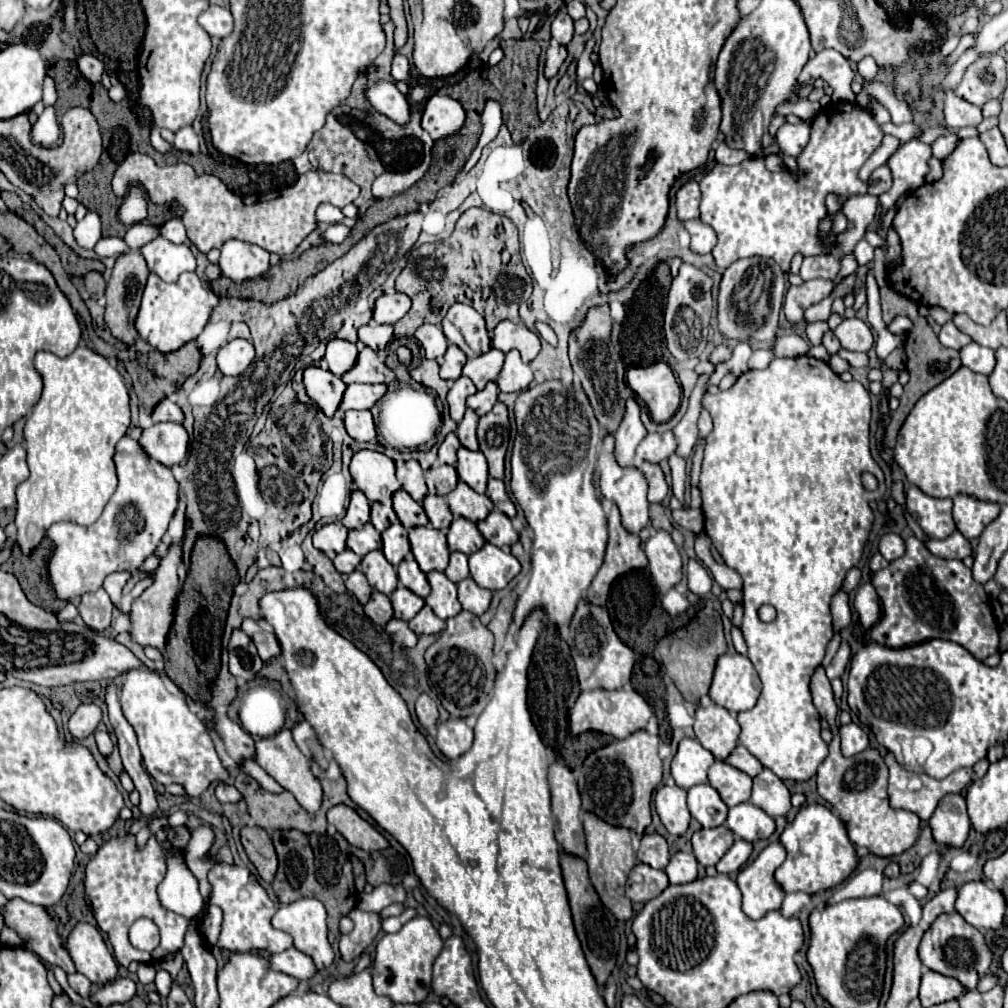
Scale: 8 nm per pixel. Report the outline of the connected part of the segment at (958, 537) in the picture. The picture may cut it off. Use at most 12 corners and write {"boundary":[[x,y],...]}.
{"boundary":[[956,530],[944,540],[926,538],[938,558],[966,558],[970,542]]}

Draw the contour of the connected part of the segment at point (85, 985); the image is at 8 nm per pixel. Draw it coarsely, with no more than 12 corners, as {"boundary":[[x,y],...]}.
{"boundary":[[80,972],[68,974],[68,982],[80,996],[90,996],[90,982]]}

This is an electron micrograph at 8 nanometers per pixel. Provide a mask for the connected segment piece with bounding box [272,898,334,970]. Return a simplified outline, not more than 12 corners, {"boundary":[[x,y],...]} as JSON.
{"boundary":[[316,898],[280,906],[272,926],[316,970],[332,964],[326,910]]}

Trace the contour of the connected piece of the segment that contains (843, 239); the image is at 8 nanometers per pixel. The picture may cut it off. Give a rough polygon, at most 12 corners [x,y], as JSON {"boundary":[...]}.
{"boundary":[[872,194],[846,198],[842,214],[848,228],[838,234],[842,254],[834,282],[858,268],[854,246],[864,238],[876,216]]}

